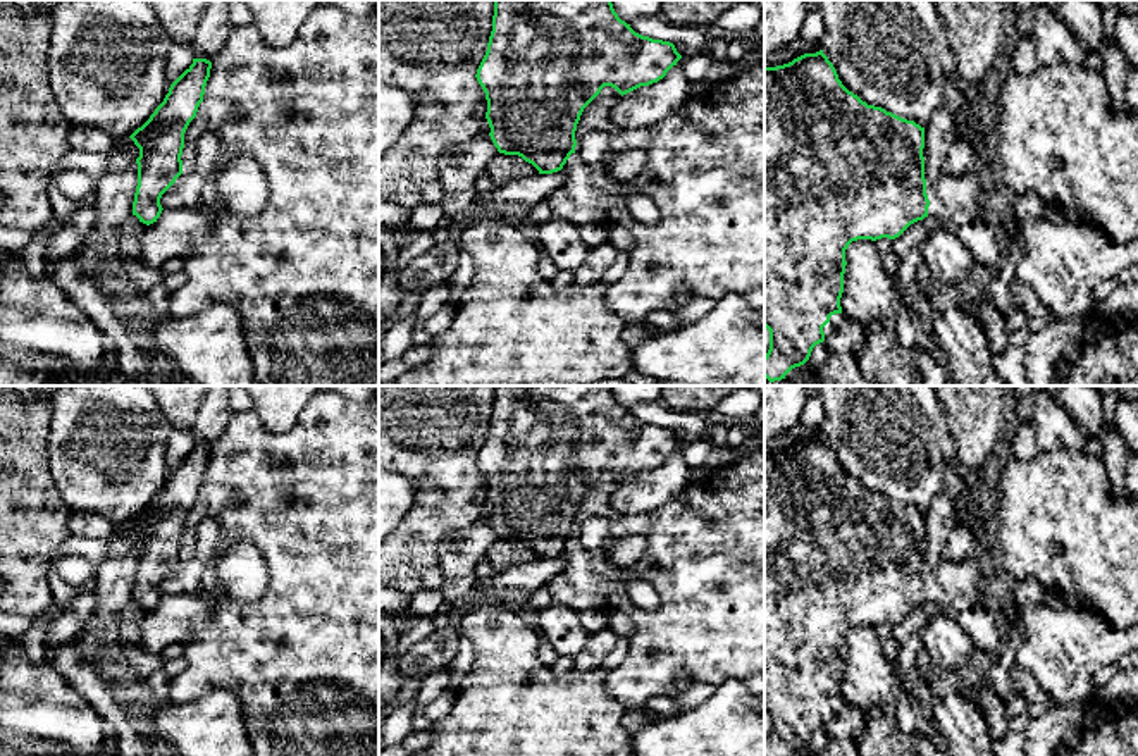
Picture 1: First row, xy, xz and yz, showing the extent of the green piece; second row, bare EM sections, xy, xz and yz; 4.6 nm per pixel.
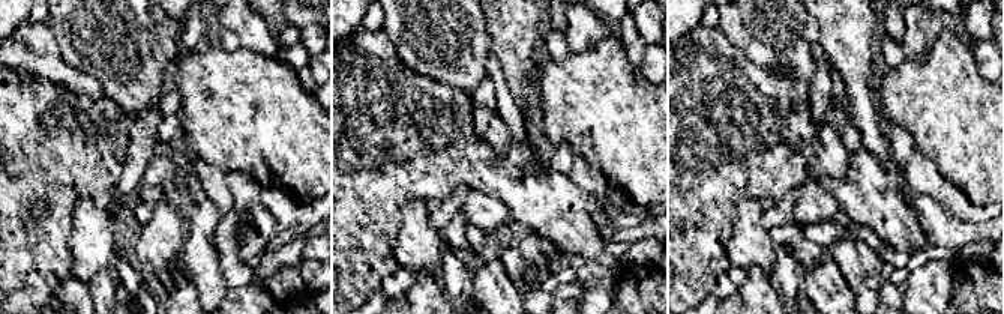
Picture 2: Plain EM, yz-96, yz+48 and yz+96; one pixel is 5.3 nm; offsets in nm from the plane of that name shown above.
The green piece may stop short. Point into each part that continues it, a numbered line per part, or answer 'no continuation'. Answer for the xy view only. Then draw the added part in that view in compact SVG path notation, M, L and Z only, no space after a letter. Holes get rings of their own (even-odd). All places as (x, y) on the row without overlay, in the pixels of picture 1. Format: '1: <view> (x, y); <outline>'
no continuation

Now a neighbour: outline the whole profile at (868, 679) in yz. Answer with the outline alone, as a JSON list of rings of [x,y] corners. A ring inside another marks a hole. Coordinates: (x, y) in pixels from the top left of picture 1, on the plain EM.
[[[857,625],[845,635],[842,699],[861,710],[875,710],[878,703],[892,704],[894,689],[900,685],[900,673],[887,660],[875,627]]]

